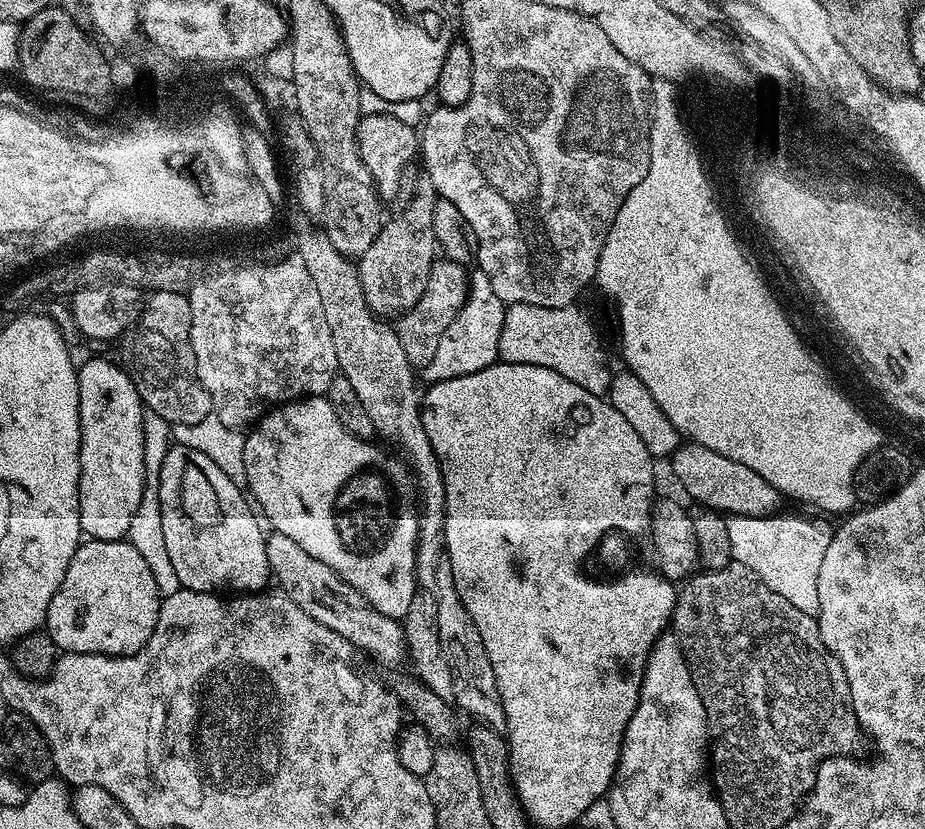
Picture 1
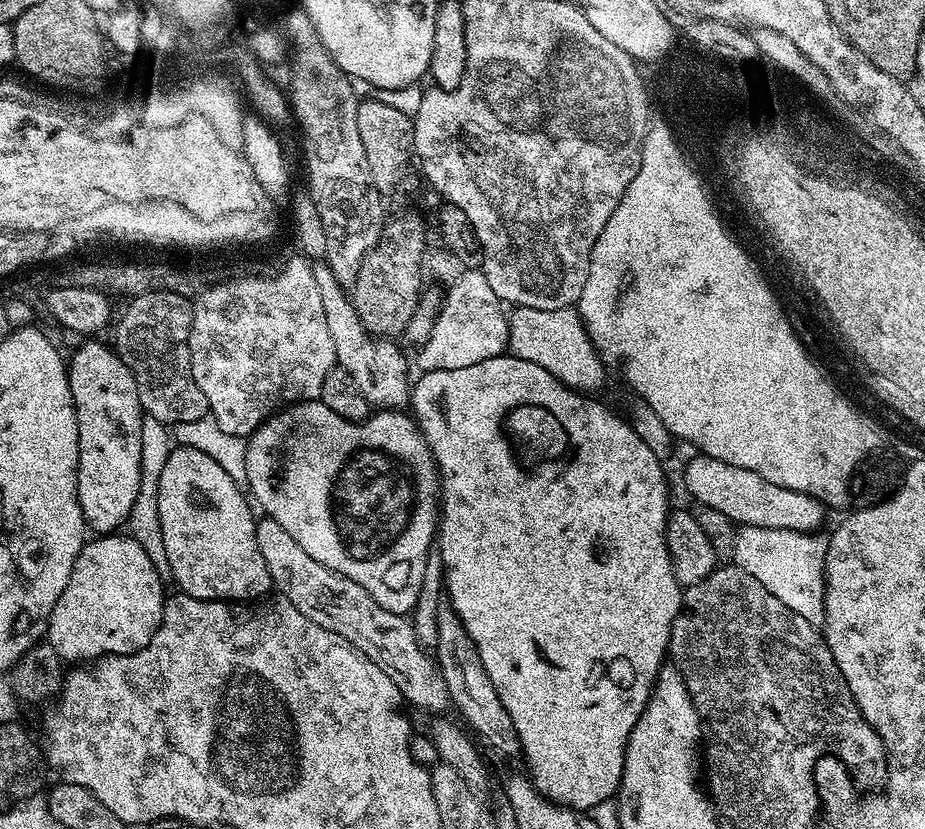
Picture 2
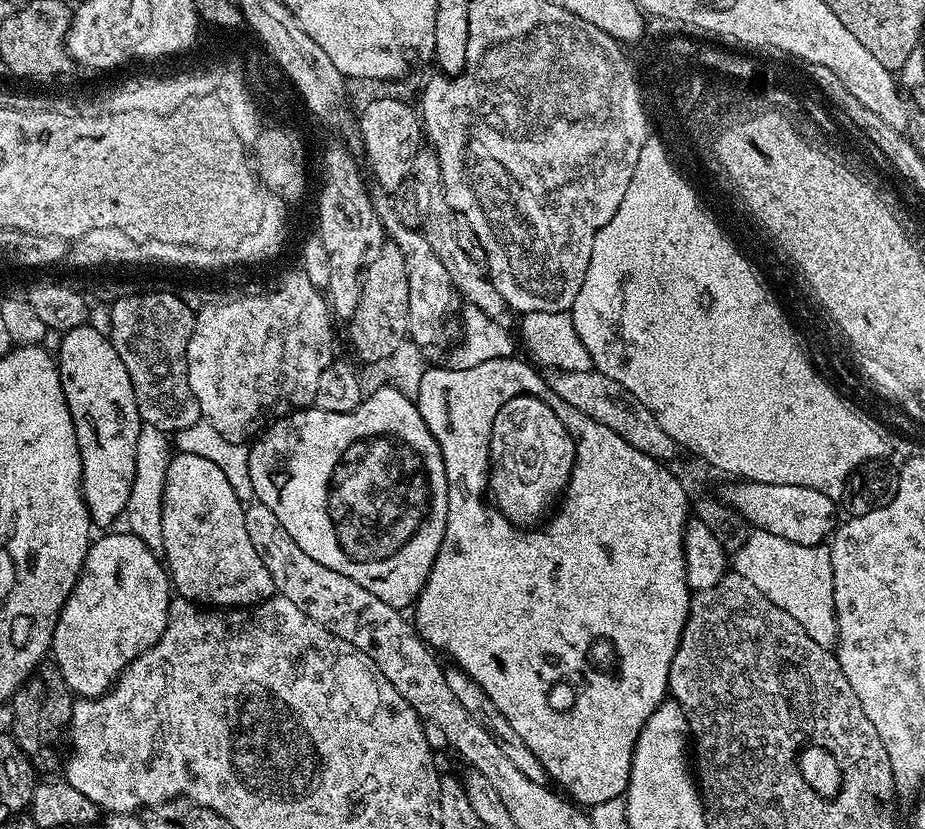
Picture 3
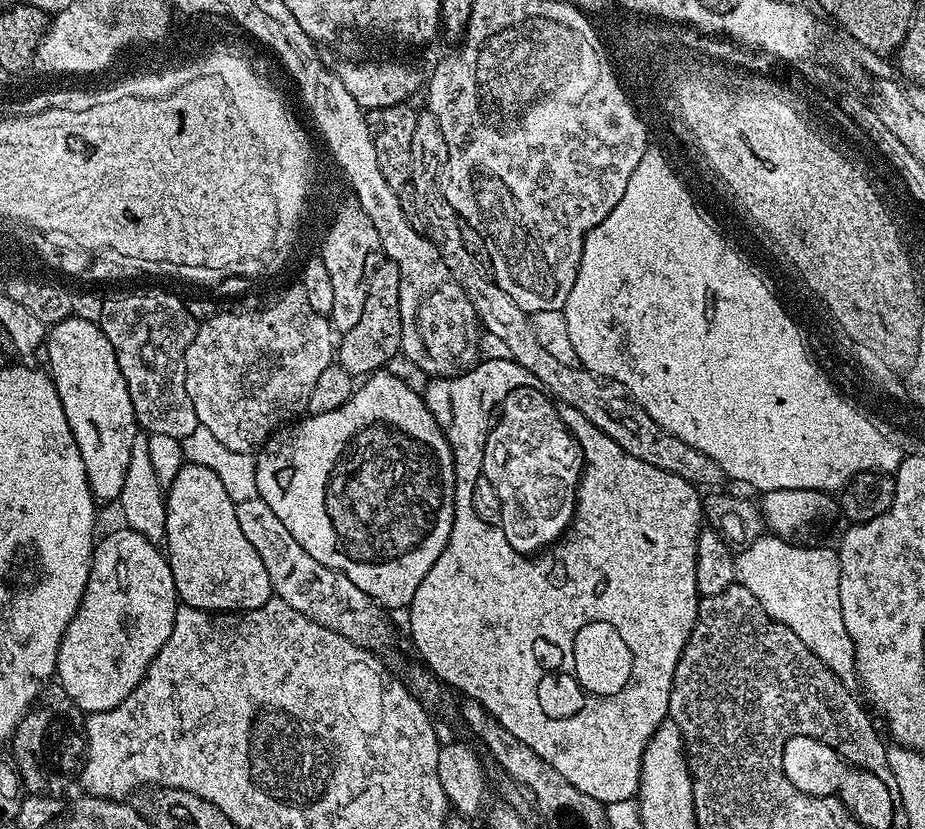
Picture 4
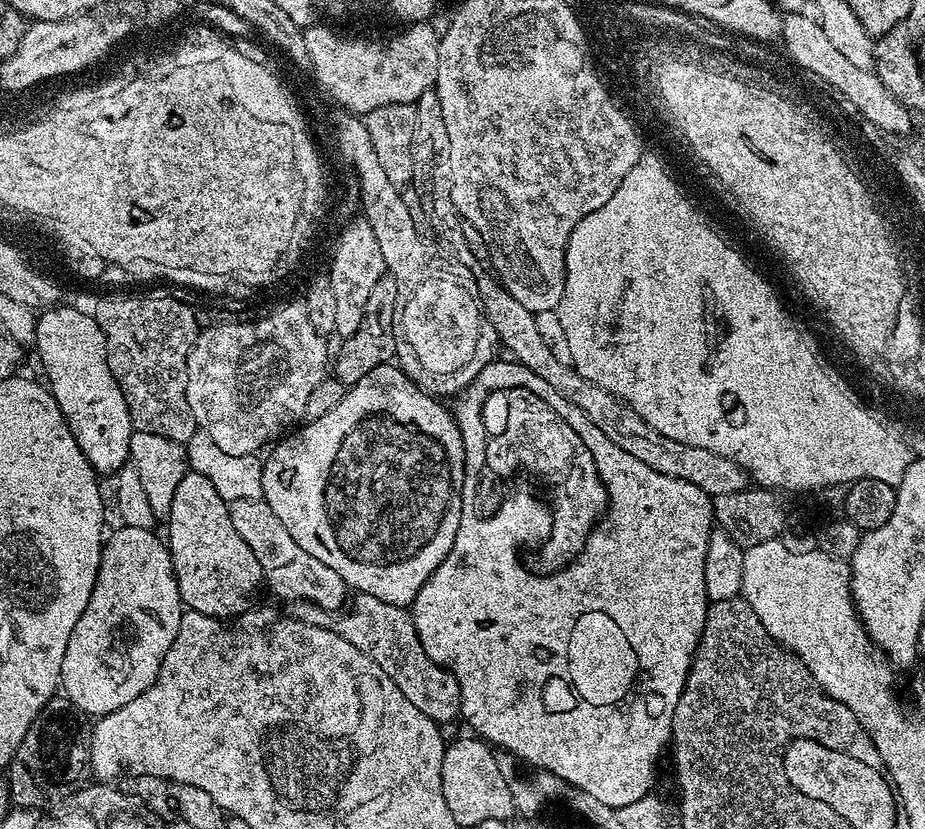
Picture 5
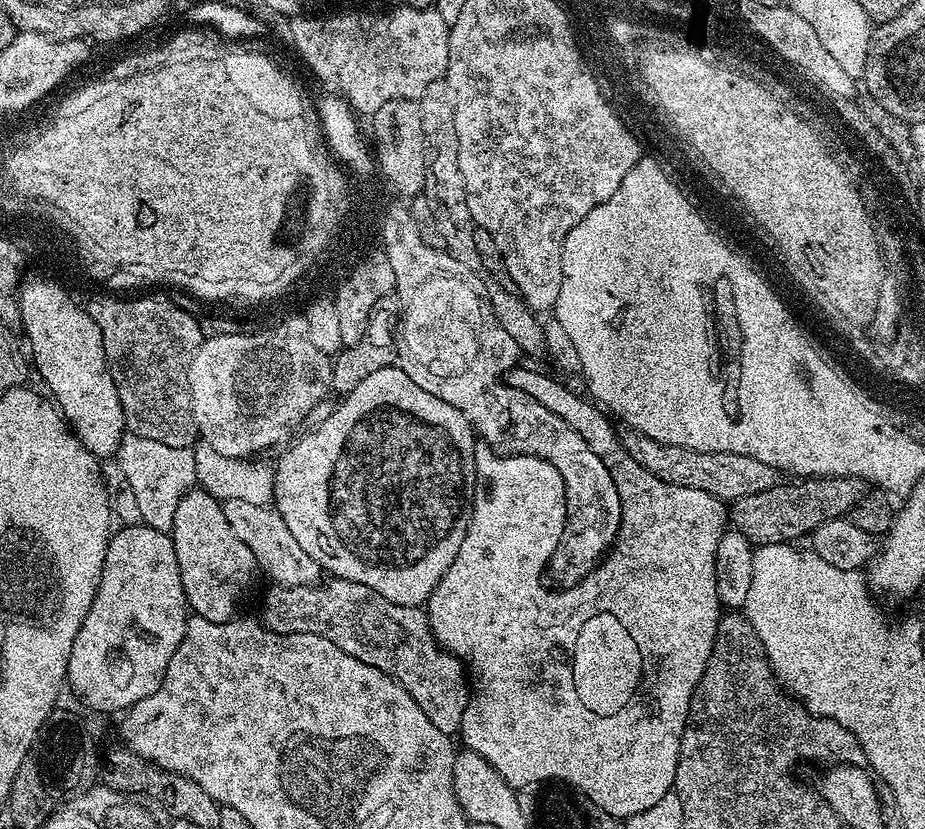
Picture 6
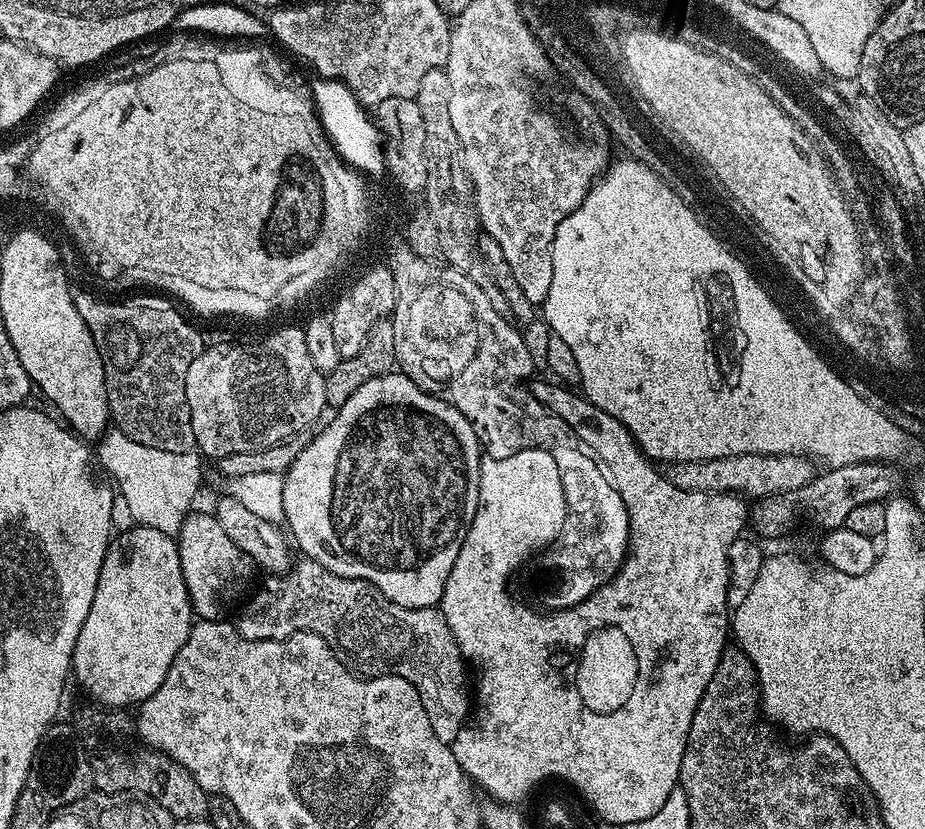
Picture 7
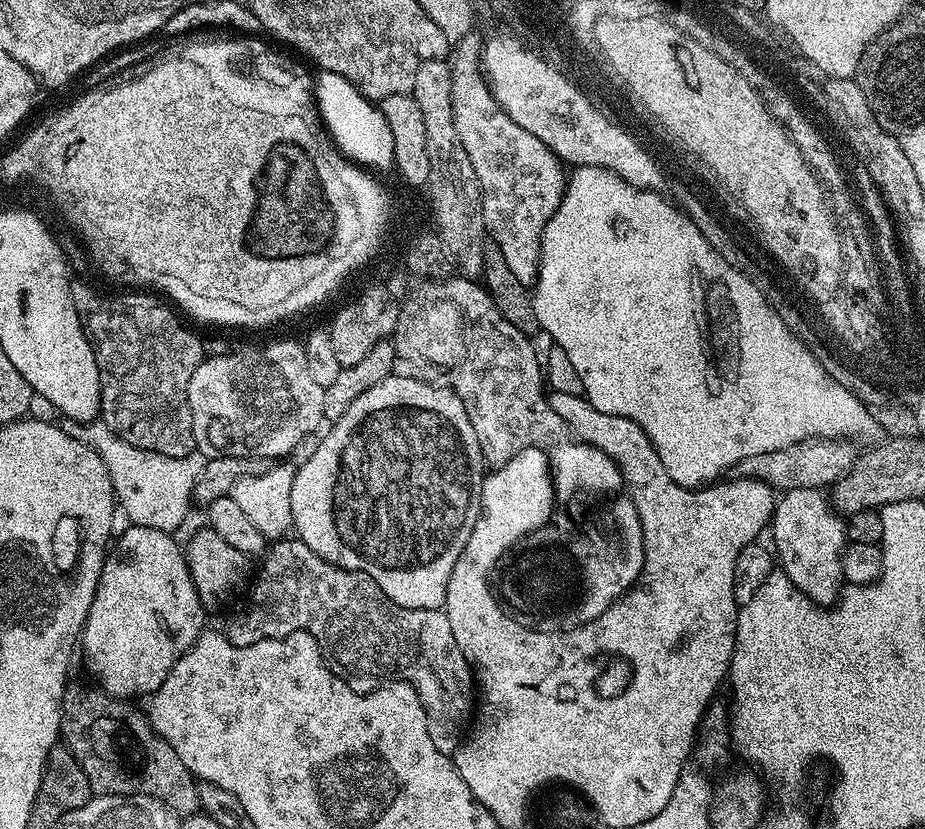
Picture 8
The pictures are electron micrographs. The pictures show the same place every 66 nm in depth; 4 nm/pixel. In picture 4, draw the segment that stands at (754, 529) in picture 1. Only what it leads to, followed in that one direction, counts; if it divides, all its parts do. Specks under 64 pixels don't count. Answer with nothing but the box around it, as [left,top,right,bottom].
[735,534,856,677]

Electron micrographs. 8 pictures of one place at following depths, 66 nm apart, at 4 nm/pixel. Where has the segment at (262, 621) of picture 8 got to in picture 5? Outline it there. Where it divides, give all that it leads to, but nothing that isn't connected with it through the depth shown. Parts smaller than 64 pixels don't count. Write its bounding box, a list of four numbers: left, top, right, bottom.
[291,592,460,725]

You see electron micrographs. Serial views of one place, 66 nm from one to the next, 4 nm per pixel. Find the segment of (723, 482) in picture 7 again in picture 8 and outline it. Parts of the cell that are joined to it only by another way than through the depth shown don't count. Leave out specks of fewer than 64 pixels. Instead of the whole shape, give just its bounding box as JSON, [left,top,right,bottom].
[734,438,858,493]

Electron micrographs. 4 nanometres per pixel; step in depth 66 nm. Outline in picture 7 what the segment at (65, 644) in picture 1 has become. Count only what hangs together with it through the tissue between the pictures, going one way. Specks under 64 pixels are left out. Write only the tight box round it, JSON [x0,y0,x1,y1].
[71,526,194,710]

